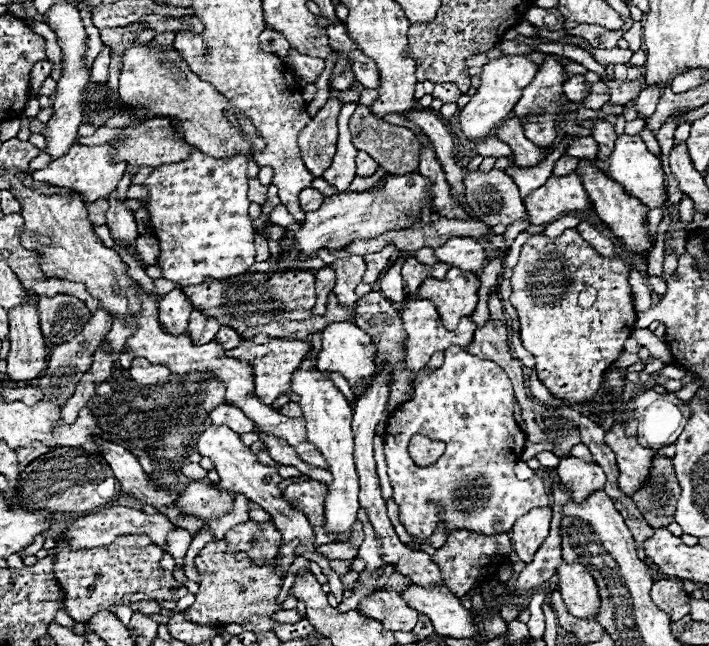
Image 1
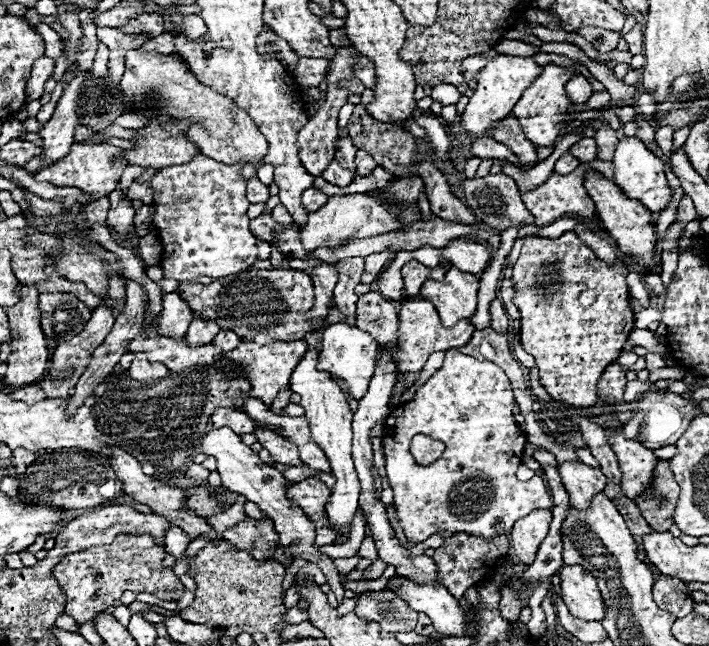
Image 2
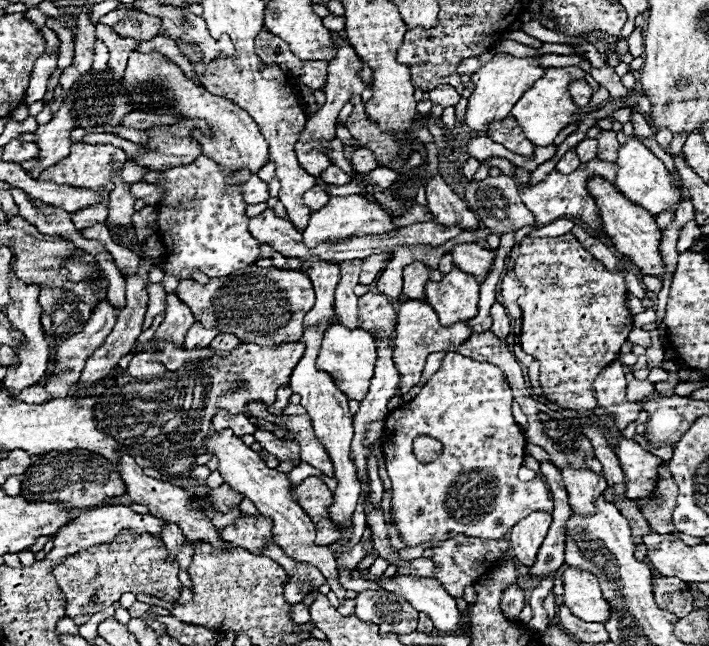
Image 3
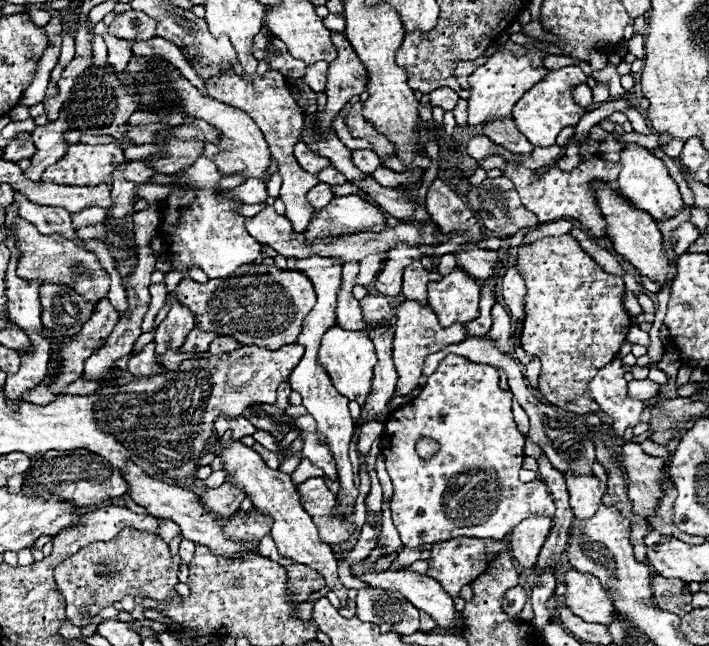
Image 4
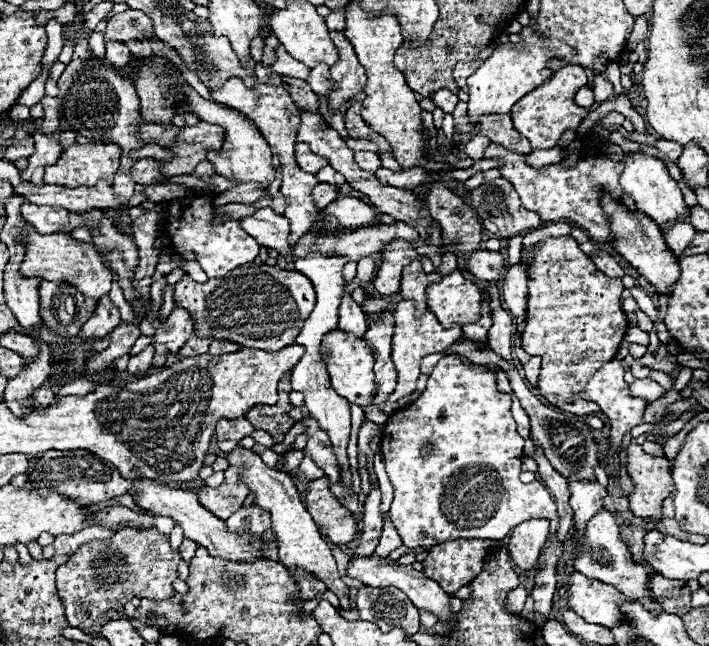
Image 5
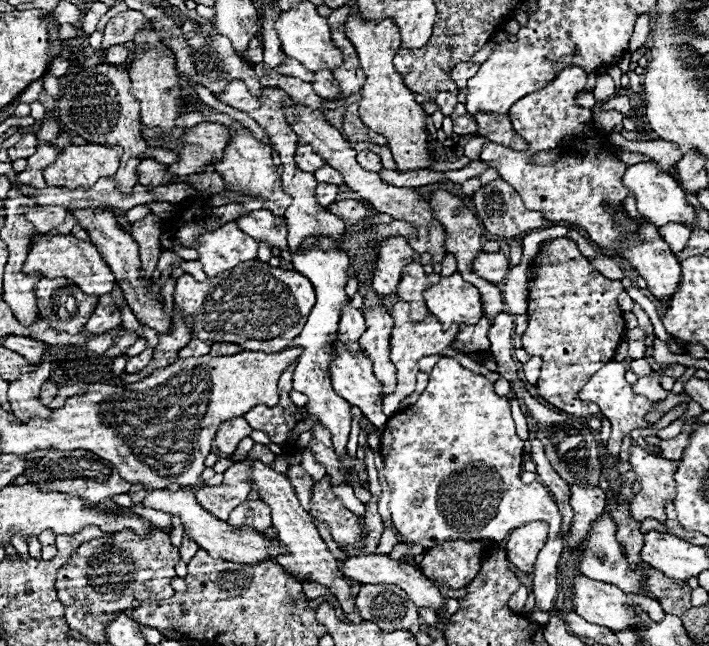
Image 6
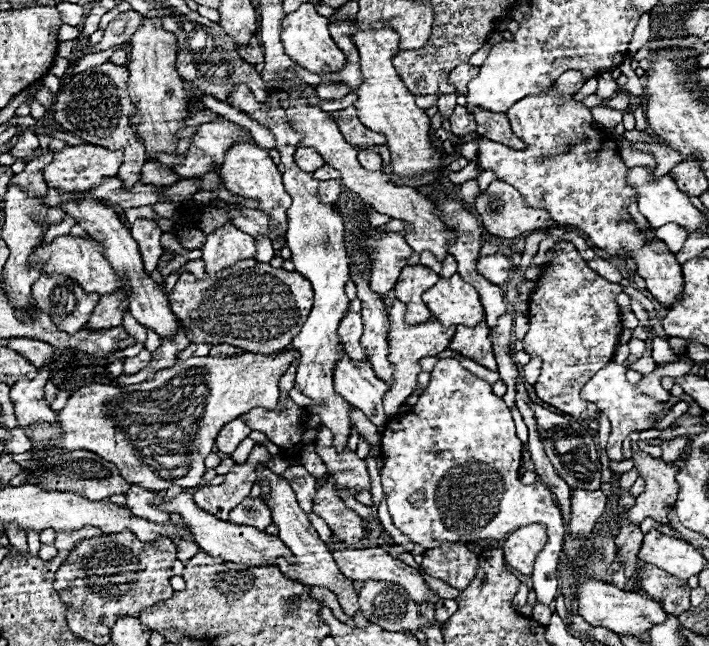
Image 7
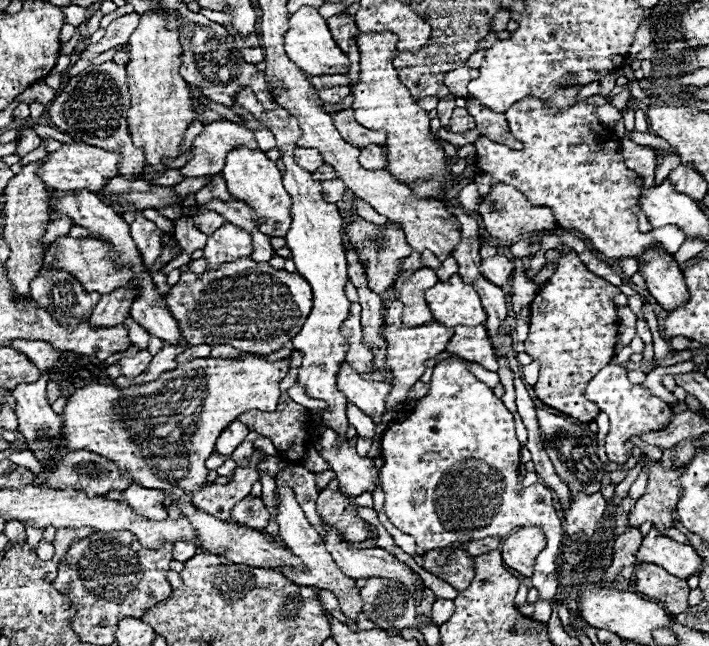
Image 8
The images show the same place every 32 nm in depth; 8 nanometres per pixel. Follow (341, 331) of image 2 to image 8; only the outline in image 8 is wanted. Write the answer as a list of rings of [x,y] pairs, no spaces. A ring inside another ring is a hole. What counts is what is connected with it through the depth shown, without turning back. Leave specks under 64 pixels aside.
[[[342,362],[336,374],[336,388],[346,396],[348,402],[358,406],[366,416],[370,416],[374,424],[382,424],[384,400],[392,390],[390,384],[366,380],[348,362]]]

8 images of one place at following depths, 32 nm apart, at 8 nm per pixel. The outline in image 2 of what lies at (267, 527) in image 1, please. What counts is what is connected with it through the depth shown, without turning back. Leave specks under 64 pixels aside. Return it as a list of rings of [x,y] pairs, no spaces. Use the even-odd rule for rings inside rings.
[[[246,518],[244,522],[238,522],[236,526],[228,528],[224,532],[224,540],[230,542],[230,550],[246,550],[254,560],[272,560],[272,554],[278,546],[278,534],[274,534],[274,524],[270,520],[252,520]]]

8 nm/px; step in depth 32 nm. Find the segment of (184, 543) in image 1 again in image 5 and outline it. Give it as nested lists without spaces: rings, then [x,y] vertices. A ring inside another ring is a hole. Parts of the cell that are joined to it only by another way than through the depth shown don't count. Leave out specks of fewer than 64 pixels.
[[[154,516],[154,520],[156,520],[156,530],[160,534],[164,534],[164,536],[172,534],[172,530],[174,530],[174,520],[172,518],[168,518],[168,516]]]

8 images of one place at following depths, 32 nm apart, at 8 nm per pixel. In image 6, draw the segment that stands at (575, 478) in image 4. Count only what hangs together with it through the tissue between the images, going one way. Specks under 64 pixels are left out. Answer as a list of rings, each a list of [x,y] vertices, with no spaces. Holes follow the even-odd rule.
[[[570,486],[572,496],[570,496],[570,506],[574,510],[574,520],[572,520],[572,532],[566,536],[566,546],[576,550],[580,542],[586,538],[586,532],[590,528],[590,522],[596,520],[604,512],[604,500],[606,492],[600,486]]]

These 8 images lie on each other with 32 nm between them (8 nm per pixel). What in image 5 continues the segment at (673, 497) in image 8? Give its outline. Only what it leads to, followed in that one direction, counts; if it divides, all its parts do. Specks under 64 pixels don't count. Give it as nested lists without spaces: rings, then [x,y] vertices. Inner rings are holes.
[[[626,446],[626,468],[633,490],[628,499],[634,516],[662,518],[662,500],[675,492],[670,470],[672,460],[644,454],[642,446]]]

